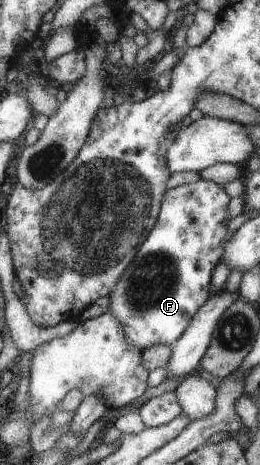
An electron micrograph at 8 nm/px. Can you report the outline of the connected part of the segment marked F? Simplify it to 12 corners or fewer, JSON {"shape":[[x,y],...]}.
{"shape":[[198,178],[161,213],[109,293],[142,352],[204,305],[230,199]]}

